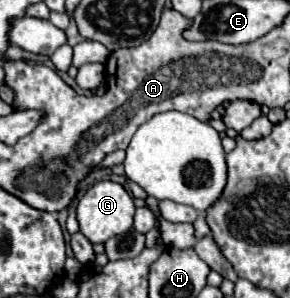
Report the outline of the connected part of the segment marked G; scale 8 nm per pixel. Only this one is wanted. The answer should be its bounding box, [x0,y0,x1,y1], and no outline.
[77,180,135,244]

